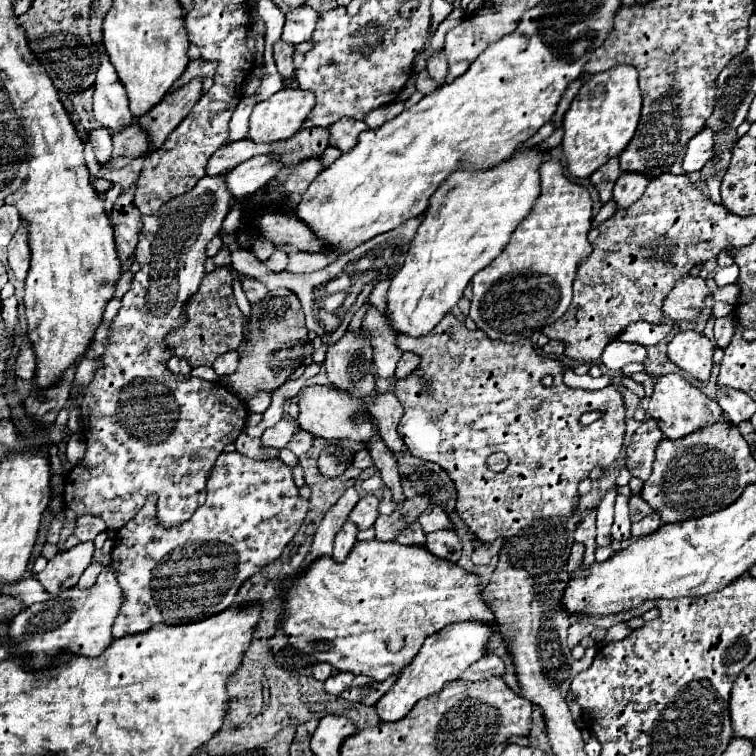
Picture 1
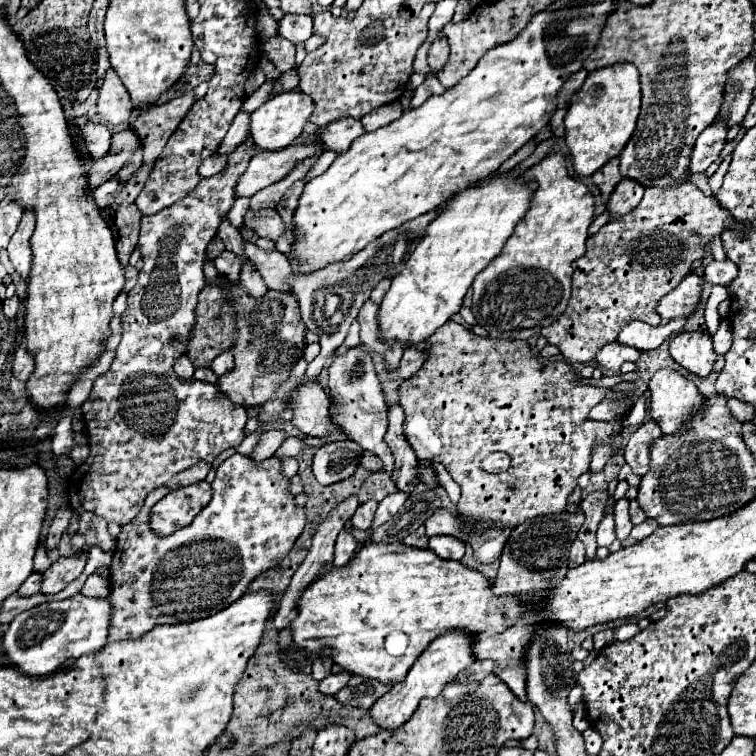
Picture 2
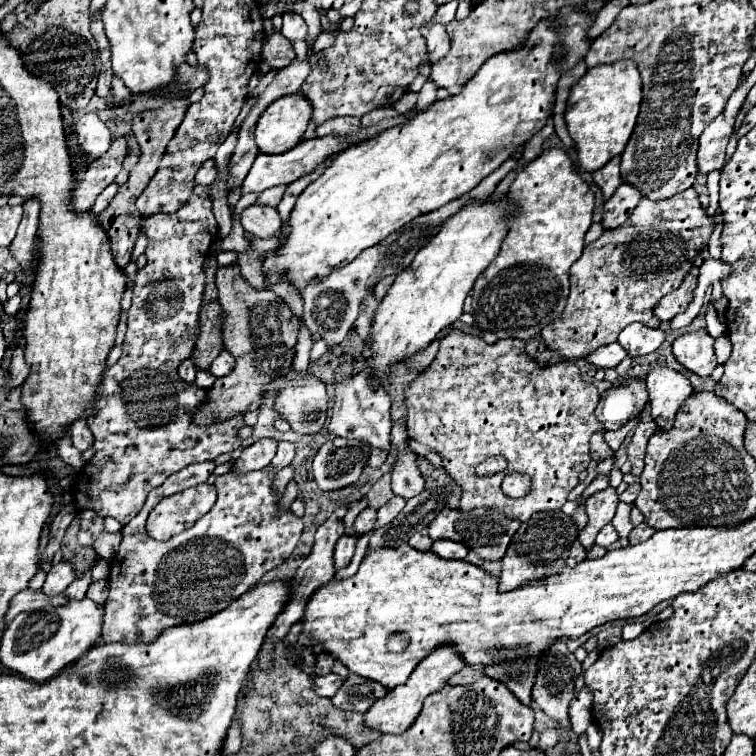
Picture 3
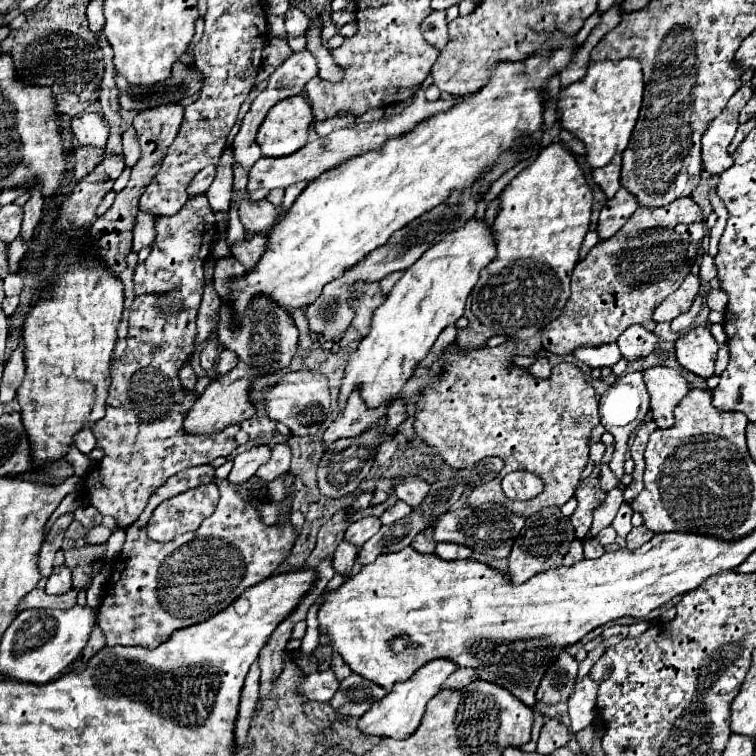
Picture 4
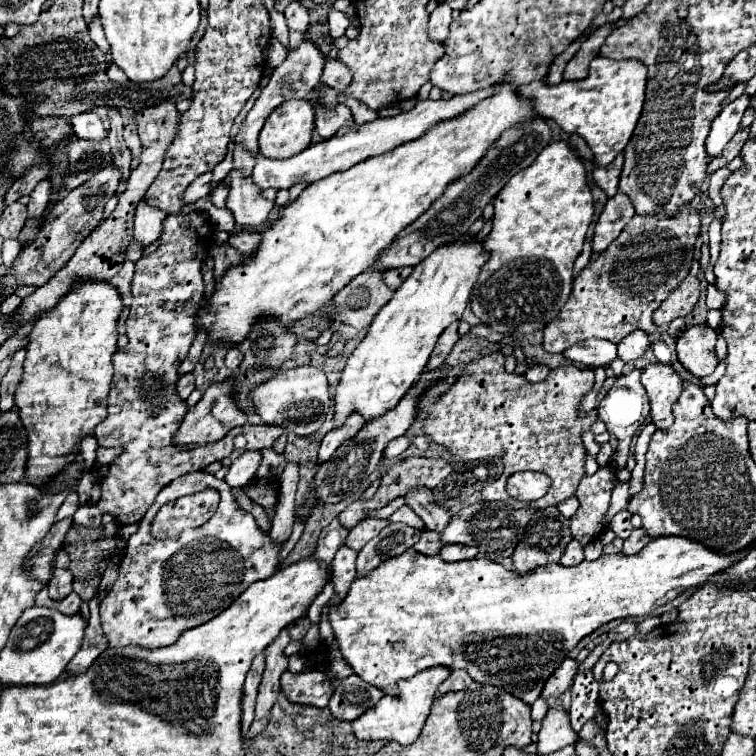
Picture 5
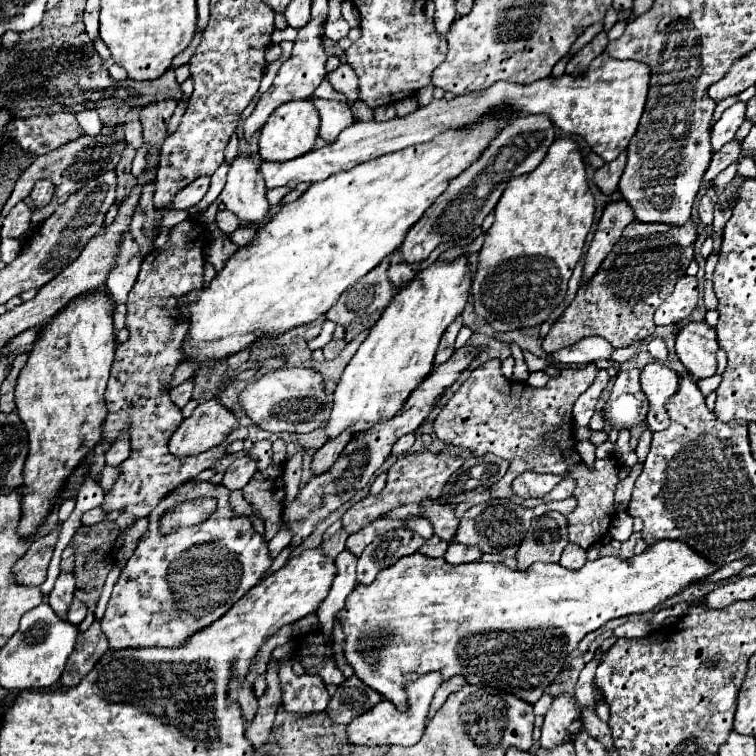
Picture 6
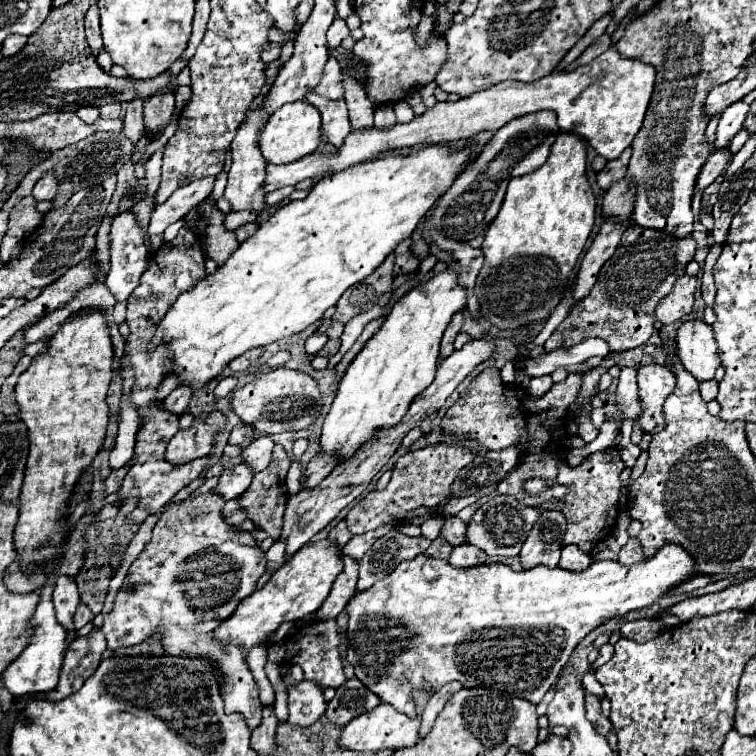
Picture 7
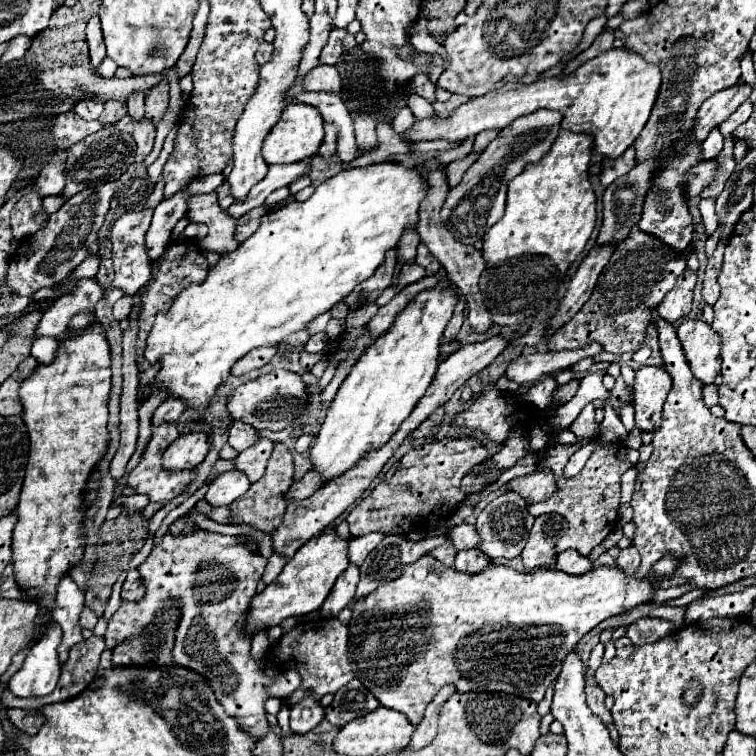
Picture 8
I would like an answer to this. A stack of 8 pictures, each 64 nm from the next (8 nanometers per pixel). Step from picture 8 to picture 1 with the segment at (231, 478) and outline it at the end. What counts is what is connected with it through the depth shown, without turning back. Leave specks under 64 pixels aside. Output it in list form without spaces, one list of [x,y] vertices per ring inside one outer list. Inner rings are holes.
[[[282,418],[276,426],[270,426],[264,430],[262,434],[262,444],[264,446],[274,446],[274,448],[284,448],[292,438],[294,434],[300,430],[300,426],[296,424],[294,418]]]

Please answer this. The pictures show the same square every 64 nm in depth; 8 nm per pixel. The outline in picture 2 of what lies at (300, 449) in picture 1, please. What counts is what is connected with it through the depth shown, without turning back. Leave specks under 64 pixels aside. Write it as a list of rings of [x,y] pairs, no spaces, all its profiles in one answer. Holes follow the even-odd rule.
[[[286,438],[286,442],[276,450],[276,458],[284,456],[298,456],[304,450],[304,440],[302,438]]]

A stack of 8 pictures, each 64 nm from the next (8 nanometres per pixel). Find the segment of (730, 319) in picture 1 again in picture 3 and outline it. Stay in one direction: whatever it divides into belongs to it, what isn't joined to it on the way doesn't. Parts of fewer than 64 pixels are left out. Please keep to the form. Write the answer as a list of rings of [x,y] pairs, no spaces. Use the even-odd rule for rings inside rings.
[[[724,332],[720,338],[716,338],[716,342],[714,342],[714,352],[716,352],[716,358],[718,358],[718,362],[726,362],[728,360],[728,356],[730,356],[730,350],[732,350],[732,344],[730,344],[730,338],[728,338],[728,334]]]

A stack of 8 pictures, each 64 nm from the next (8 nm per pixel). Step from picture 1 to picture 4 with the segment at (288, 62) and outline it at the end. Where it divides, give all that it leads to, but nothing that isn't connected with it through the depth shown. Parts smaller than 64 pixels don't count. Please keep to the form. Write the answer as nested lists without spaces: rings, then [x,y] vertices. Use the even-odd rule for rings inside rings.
[[[270,36],[266,46],[264,46],[264,52],[262,52],[264,62],[276,68],[276,66],[284,64],[284,60],[288,56],[292,56],[292,48],[288,46],[288,40],[286,38],[278,38],[278,36]]]

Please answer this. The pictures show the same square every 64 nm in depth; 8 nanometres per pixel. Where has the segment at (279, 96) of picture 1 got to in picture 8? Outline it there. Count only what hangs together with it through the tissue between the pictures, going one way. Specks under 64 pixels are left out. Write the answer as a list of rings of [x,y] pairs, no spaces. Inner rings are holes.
[[[292,102],[284,108],[284,114],[280,116],[278,124],[274,124],[274,128],[264,138],[262,156],[264,156],[266,164],[300,162],[300,160],[306,160],[318,152],[322,138],[324,138],[324,122],[322,122],[320,112],[316,112],[316,108],[312,108],[312,106]]]

